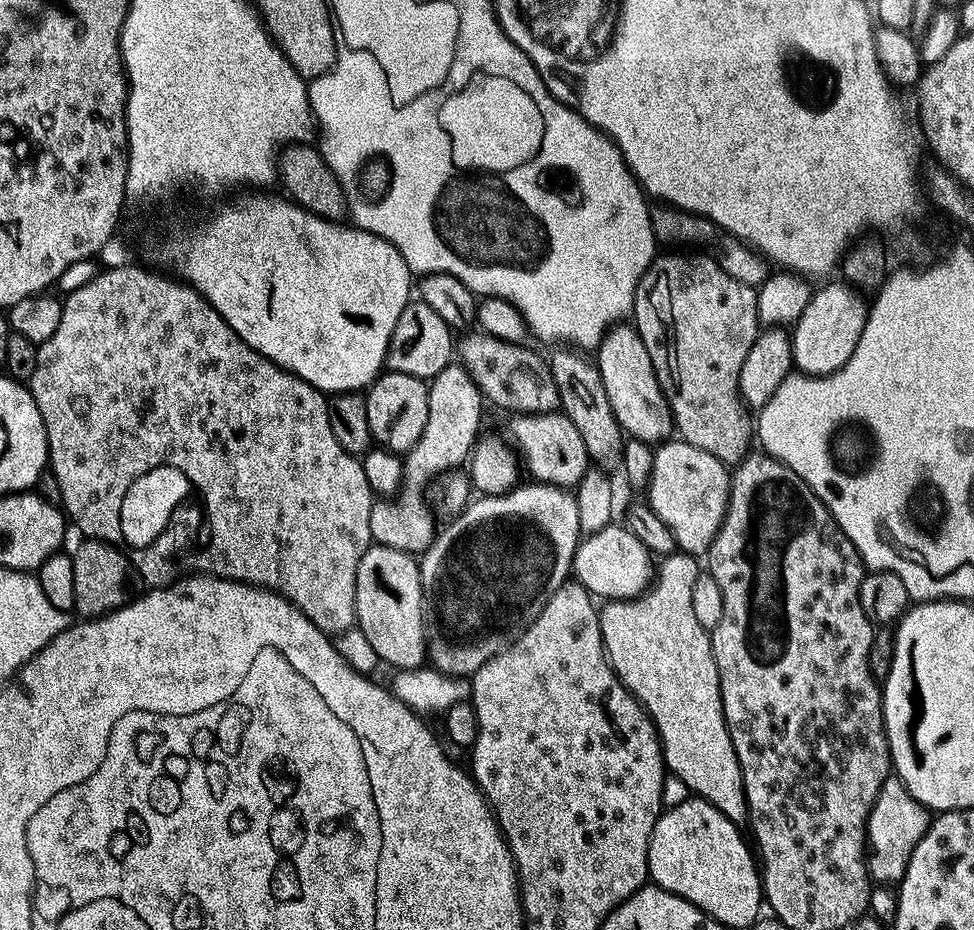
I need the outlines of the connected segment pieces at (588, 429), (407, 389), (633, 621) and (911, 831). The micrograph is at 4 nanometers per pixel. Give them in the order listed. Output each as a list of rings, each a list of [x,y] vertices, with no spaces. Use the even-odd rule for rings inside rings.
[[[560,346],[553,356],[550,356],[550,367],[554,386],[558,390],[560,408],[565,416],[578,426],[578,434],[582,434],[582,442],[586,442],[589,457],[597,465],[621,463],[624,454],[625,433],[620,423],[614,418],[614,410],[610,410],[610,398],[606,398],[606,386],[602,386],[600,369],[591,359],[588,360],[583,351],[572,346]]]
[[[381,371],[380,375],[368,385],[364,401],[366,402],[366,422],[370,422],[370,434],[373,441],[381,448],[389,448],[391,452],[406,454],[422,438],[422,430],[426,430],[426,418],[430,414],[429,381],[411,374]]]
[[[676,550],[672,555],[665,555],[659,561],[658,567],[654,572],[654,579],[649,583],[648,587],[638,596],[632,597],[630,600],[609,599],[605,608],[599,609],[600,613],[600,629],[602,630],[602,638],[604,639],[604,652],[608,656],[608,663],[612,665],[616,676],[632,691],[633,696],[640,701],[640,705],[647,710],[648,716],[652,723],[656,726],[656,732],[660,735],[660,748],[664,752],[664,766],[669,773],[672,772],[689,788],[689,793],[695,794],[699,799],[710,802],[719,812],[726,818],[737,822],[743,821],[748,814],[748,803],[746,802],[746,794],[744,793],[744,779],[742,778],[742,770],[738,762],[738,754],[734,750],[734,742],[730,742],[730,734],[728,727],[724,721],[724,711],[722,710],[722,694],[720,693],[720,683],[718,682],[718,666],[714,662],[714,654],[712,653],[712,638],[709,629],[702,626],[702,622],[698,622],[698,618],[694,614],[694,601],[690,598],[690,590],[694,590],[694,578],[698,578],[702,571],[701,565],[698,566],[697,557],[689,556],[687,552]]]
[[[889,774],[886,782],[882,786],[882,790],[878,794],[876,804],[872,808],[872,813],[868,816],[868,834],[866,844],[870,851],[867,853],[868,870],[871,879],[880,886],[895,885],[906,874],[906,866],[910,862],[910,858],[914,854],[914,846],[918,846],[918,842],[926,834],[930,823],[929,809],[917,802],[906,790],[906,786],[900,781],[900,777],[895,774]]]

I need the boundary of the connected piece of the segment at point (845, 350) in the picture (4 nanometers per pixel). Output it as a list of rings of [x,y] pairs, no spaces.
[[[847,282],[840,284],[828,284],[825,288],[817,287],[812,293],[810,302],[806,310],[796,319],[792,334],[792,363],[805,376],[828,376],[832,372],[838,371],[854,354],[854,346],[862,338],[862,330],[868,321],[869,301],[863,300],[861,293]]]

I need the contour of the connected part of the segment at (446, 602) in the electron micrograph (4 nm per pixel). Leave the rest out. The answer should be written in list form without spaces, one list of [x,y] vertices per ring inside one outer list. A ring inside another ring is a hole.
[[[524,482],[498,496],[481,495],[476,499],[437,531],[436,539],[418,560],[426,613],[427,659],[432,668],[447,676],[471,677],[538,618],[554,590],[569,579],[576,545],[582,539],[575,495],[554,484]]]

